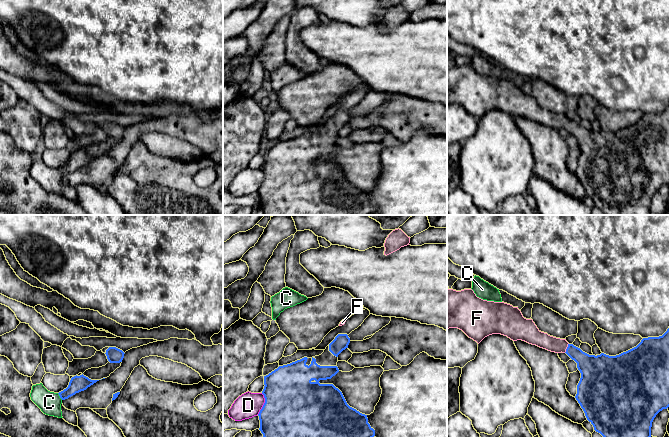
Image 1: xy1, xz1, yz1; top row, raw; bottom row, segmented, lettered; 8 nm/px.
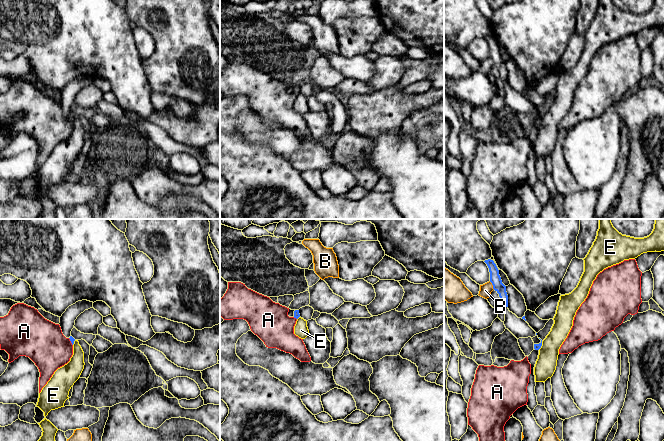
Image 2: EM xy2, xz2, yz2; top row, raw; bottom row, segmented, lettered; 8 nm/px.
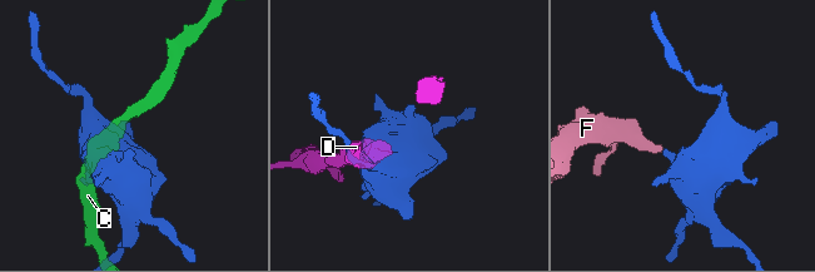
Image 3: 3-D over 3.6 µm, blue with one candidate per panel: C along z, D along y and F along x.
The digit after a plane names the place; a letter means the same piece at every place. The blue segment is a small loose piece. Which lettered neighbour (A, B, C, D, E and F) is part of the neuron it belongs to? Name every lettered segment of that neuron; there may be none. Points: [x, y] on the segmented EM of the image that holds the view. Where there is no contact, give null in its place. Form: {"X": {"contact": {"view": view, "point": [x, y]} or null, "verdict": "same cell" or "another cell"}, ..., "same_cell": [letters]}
{"A": {"contact": {"view": "xy2", "point": [71, 342]}, "verdict": "another cell"}, "B": {"contact": {"view": "yz2", "point": [492, 284]}, "verdict": "another cell"}, "C": {"contact": {"view": "xy1", "point": [59, 395]}, "verdict": "another cell"}, "D": {"contact": {"view": "xz1", "point": [264, 404]}, "verdict": "another cell"}, "E": {"contact": {"view": "yz2", "point": [541, 345]}, "verdict": "another cell"}, "F": {"contact": {"view": "yz1", "point": [567, 348]}, "verdict": "same cell"}, "same_cell": ["F"]}

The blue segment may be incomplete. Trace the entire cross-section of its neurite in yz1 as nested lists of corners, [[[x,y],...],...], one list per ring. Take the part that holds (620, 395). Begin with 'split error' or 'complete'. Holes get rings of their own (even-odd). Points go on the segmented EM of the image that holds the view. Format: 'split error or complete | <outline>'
split error | [[[447,289],[447,329],[458,328],[478,344],[487,336],[501,334],[513,341],[522,340],[555,353],[566,353],[577,363],[581,373],[577,385],[576,400],[583,409],[587,420],[594,430],[603,437],[651,437],[652,422],[656,415],[669,407],[669,328],[659,337],[643,338],[634,348],[616,356],[604,353],[589,355],[580,348],[560,339],[541,332],[532,319],[523,317],[518,307],[504,302],[483,300],[476,296],[472,289],[456,291]]]

